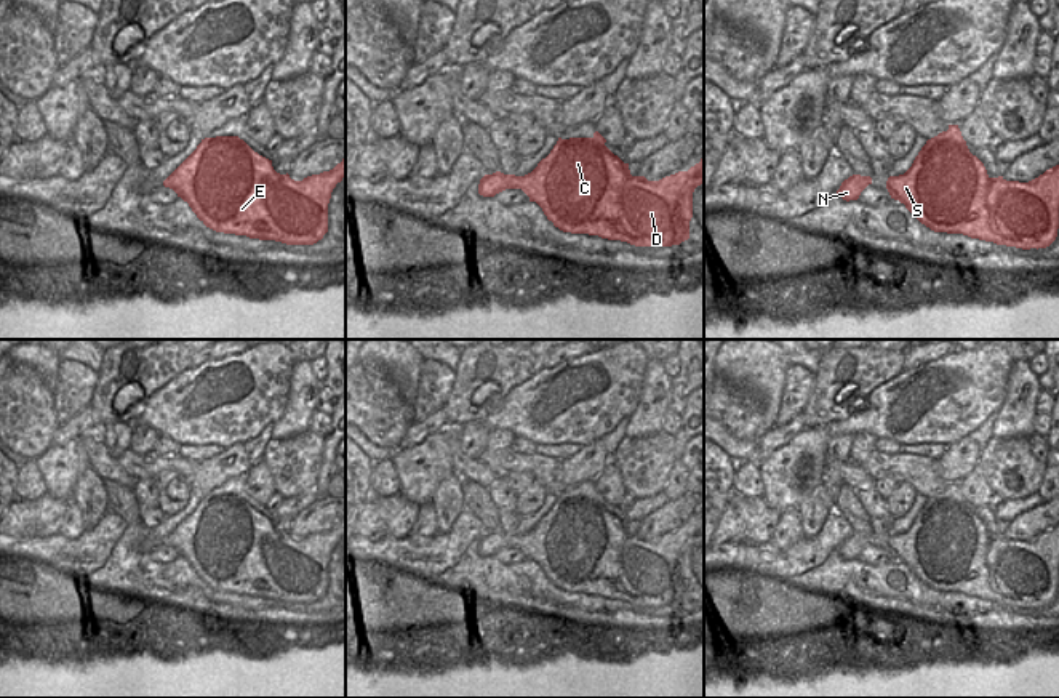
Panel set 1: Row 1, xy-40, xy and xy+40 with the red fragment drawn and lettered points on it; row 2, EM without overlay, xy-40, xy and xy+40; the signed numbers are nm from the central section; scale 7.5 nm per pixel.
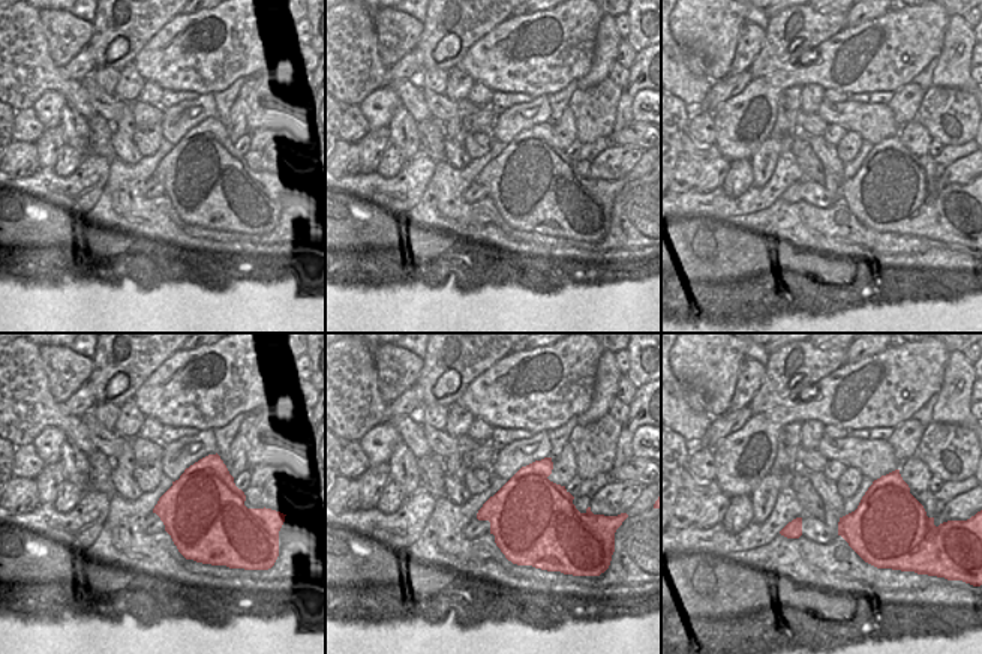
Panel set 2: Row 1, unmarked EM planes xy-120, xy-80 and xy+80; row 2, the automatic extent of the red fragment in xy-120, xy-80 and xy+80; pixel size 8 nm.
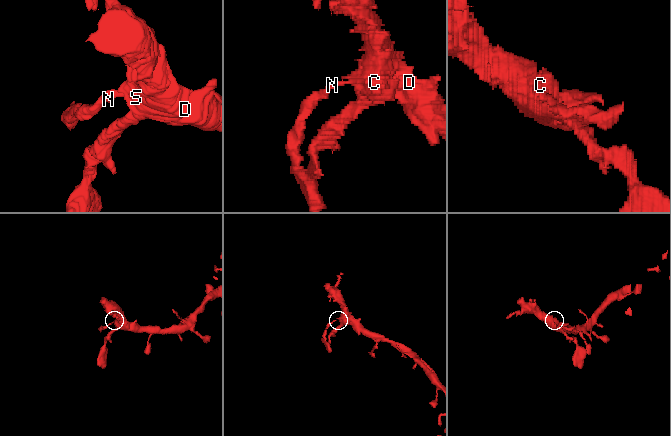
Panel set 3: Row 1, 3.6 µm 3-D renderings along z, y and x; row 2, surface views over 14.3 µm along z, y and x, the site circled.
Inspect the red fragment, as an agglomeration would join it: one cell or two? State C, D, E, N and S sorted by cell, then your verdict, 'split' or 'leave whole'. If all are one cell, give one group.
C D E S / N | split

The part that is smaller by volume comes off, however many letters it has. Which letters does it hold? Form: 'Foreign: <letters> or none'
Foreign: N

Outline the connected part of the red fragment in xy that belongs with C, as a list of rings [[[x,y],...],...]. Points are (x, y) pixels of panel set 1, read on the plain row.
[[[598,490],[592,496],[558,496],[531,532],[514,535],[514,548],[522,548],[563,591],[598,594],[635,605],[672,605],[688,599],[693,551],[704,541],[704,515],[688,530],[648,540],[645,535],[632,535],[629,522],[605,501]]]

